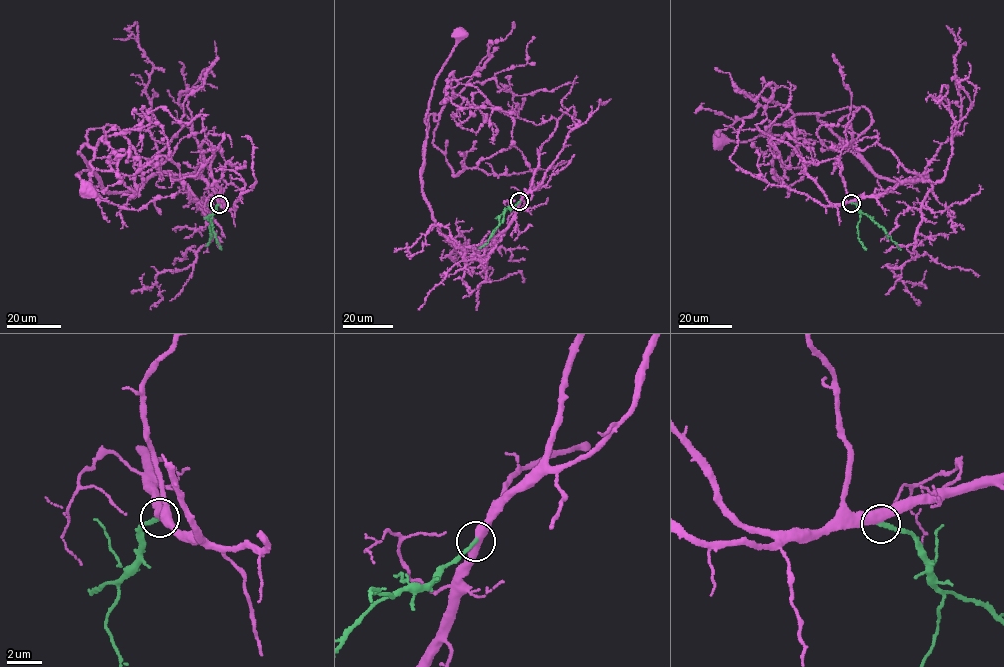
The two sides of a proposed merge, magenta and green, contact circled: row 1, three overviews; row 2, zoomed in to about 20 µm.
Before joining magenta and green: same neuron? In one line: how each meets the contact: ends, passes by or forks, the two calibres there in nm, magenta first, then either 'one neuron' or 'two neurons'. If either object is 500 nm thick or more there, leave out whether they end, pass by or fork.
magenta passes by; green ends there; 480 nm thick on the magenta side, 240 nm on the other; two neurons

